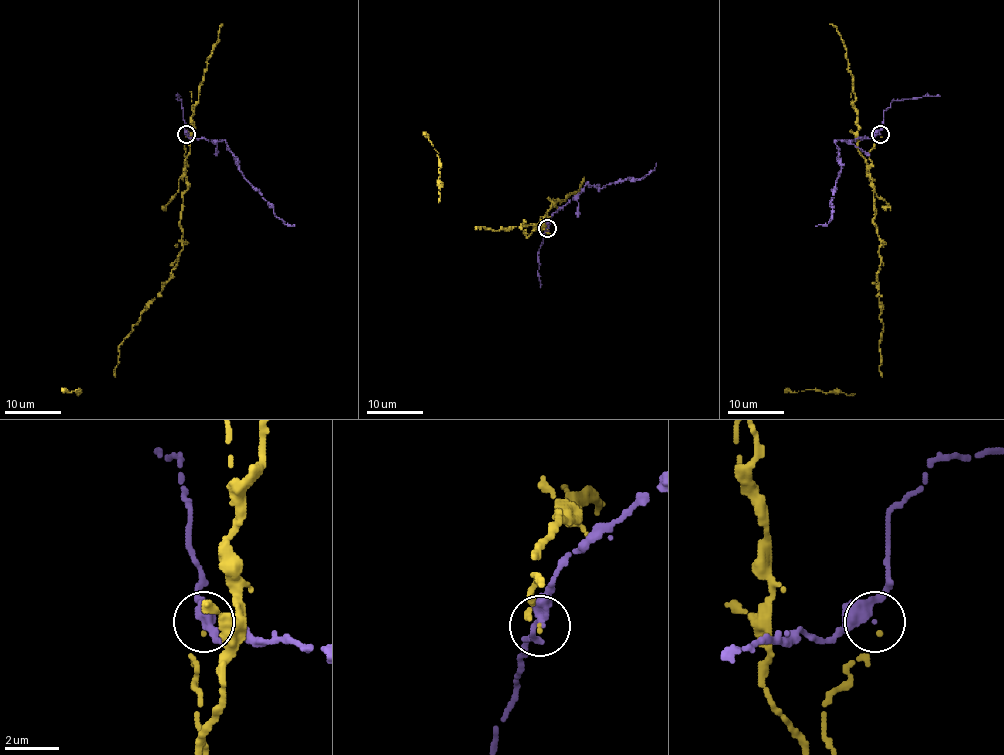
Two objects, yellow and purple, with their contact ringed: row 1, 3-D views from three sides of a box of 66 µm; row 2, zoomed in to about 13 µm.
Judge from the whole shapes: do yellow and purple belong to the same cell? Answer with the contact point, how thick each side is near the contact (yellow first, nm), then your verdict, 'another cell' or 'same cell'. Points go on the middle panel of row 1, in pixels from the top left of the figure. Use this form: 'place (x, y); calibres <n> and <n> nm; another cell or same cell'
place (547, 228); calibres 110 and 280 nm; another cell

